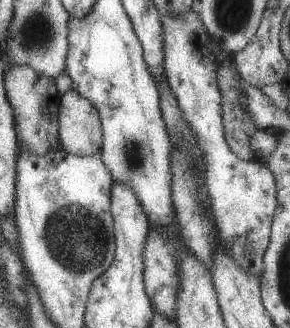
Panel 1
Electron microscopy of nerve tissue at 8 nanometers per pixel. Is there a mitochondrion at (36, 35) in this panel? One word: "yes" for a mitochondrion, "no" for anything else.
yes

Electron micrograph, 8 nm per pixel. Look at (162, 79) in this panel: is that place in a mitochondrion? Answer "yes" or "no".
no

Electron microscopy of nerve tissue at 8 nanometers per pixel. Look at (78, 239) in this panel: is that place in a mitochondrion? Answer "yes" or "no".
yes

